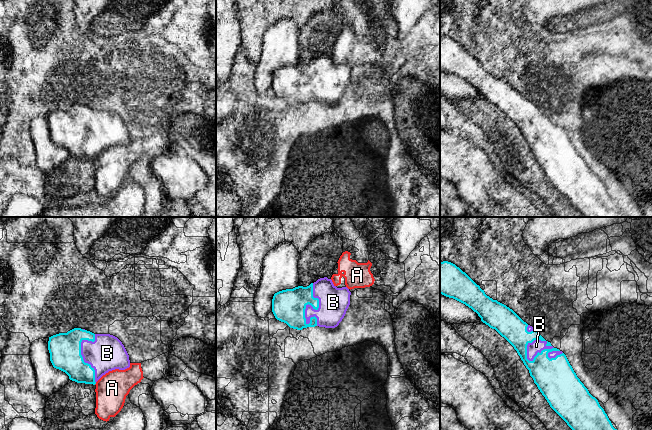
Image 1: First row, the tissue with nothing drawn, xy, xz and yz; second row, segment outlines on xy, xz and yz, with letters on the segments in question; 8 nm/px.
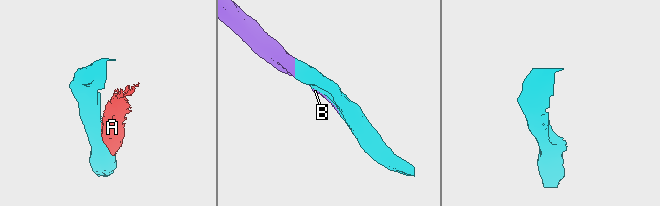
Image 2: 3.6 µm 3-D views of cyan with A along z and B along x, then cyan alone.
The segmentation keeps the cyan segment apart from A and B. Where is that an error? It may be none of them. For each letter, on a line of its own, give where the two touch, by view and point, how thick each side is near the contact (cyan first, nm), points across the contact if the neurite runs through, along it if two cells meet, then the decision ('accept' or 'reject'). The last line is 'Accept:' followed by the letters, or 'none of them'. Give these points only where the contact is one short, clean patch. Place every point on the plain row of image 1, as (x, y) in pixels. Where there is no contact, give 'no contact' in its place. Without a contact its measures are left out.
A: contact xy (95, 159); calibres 190 and 260 nm; border xy (96, 158), (94, 160); reject
B: contact yz (550, 121); calibres 300 and 100 nm; accept
Accept: B

